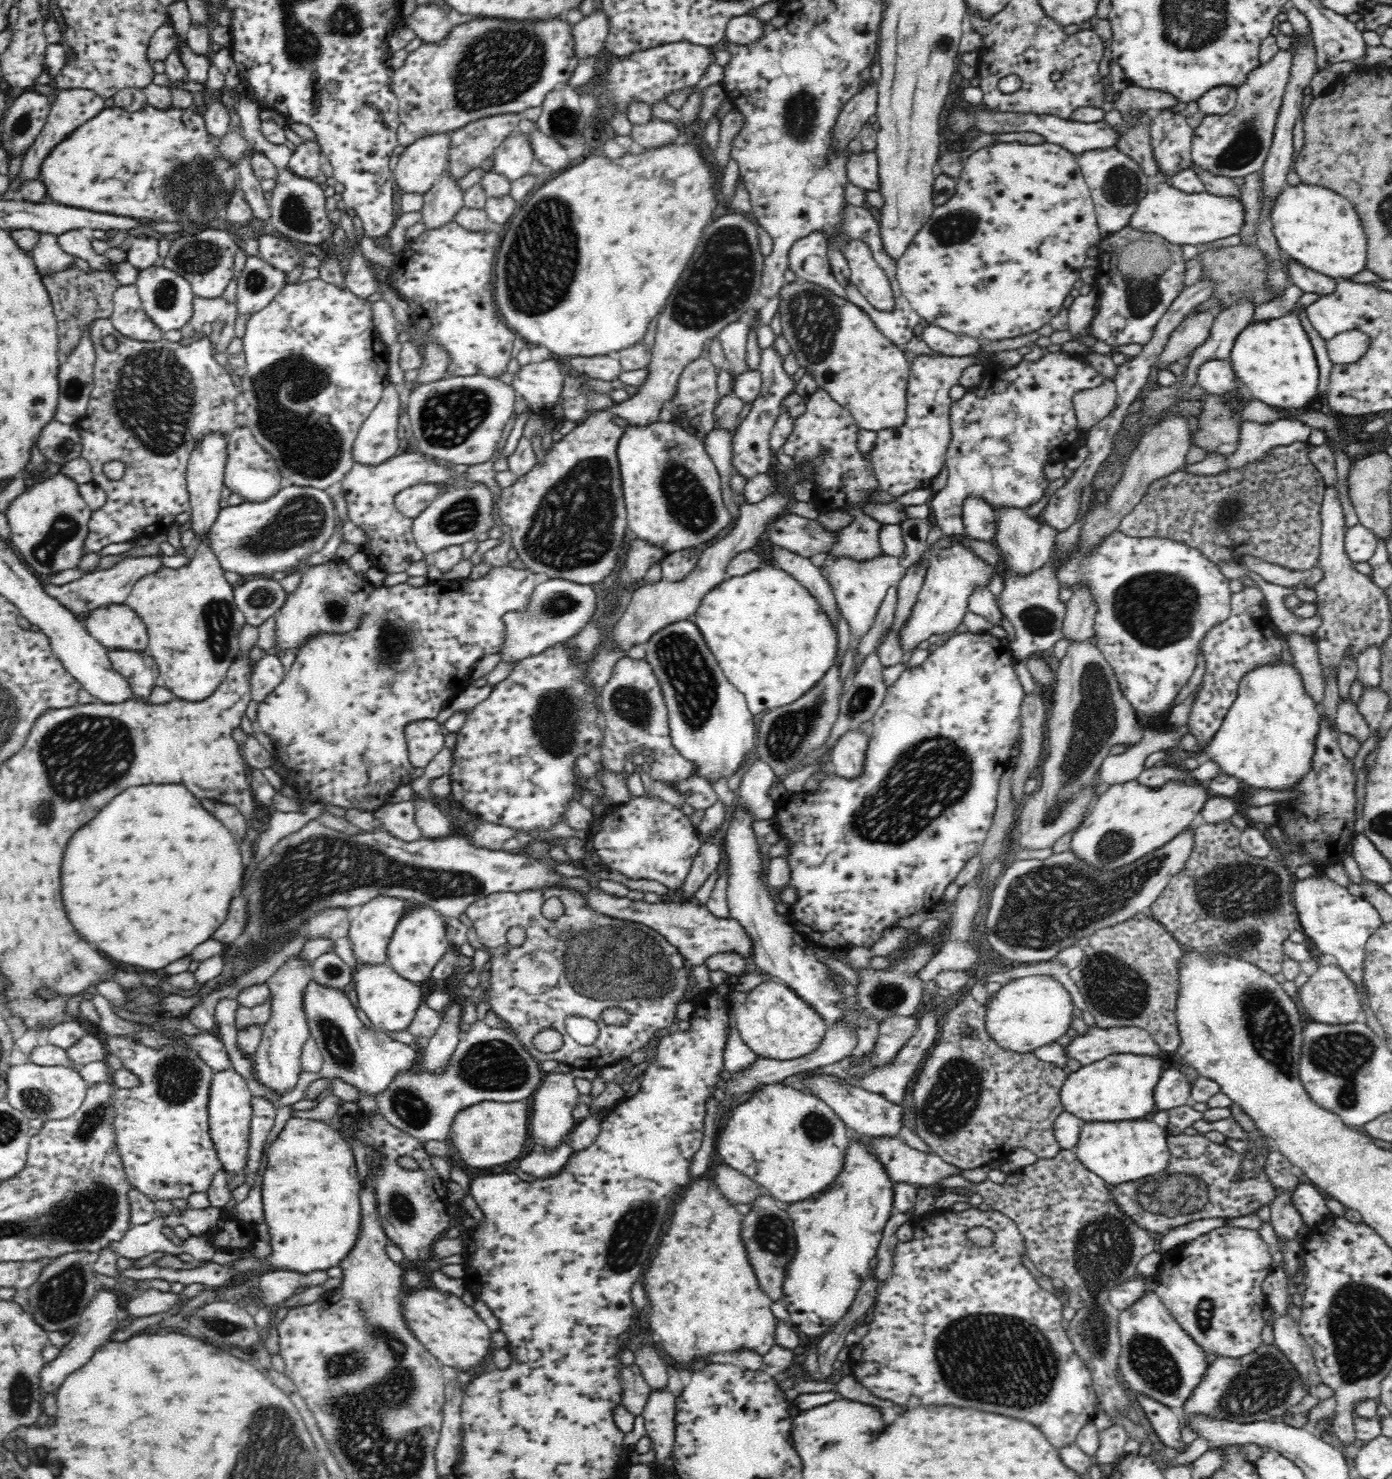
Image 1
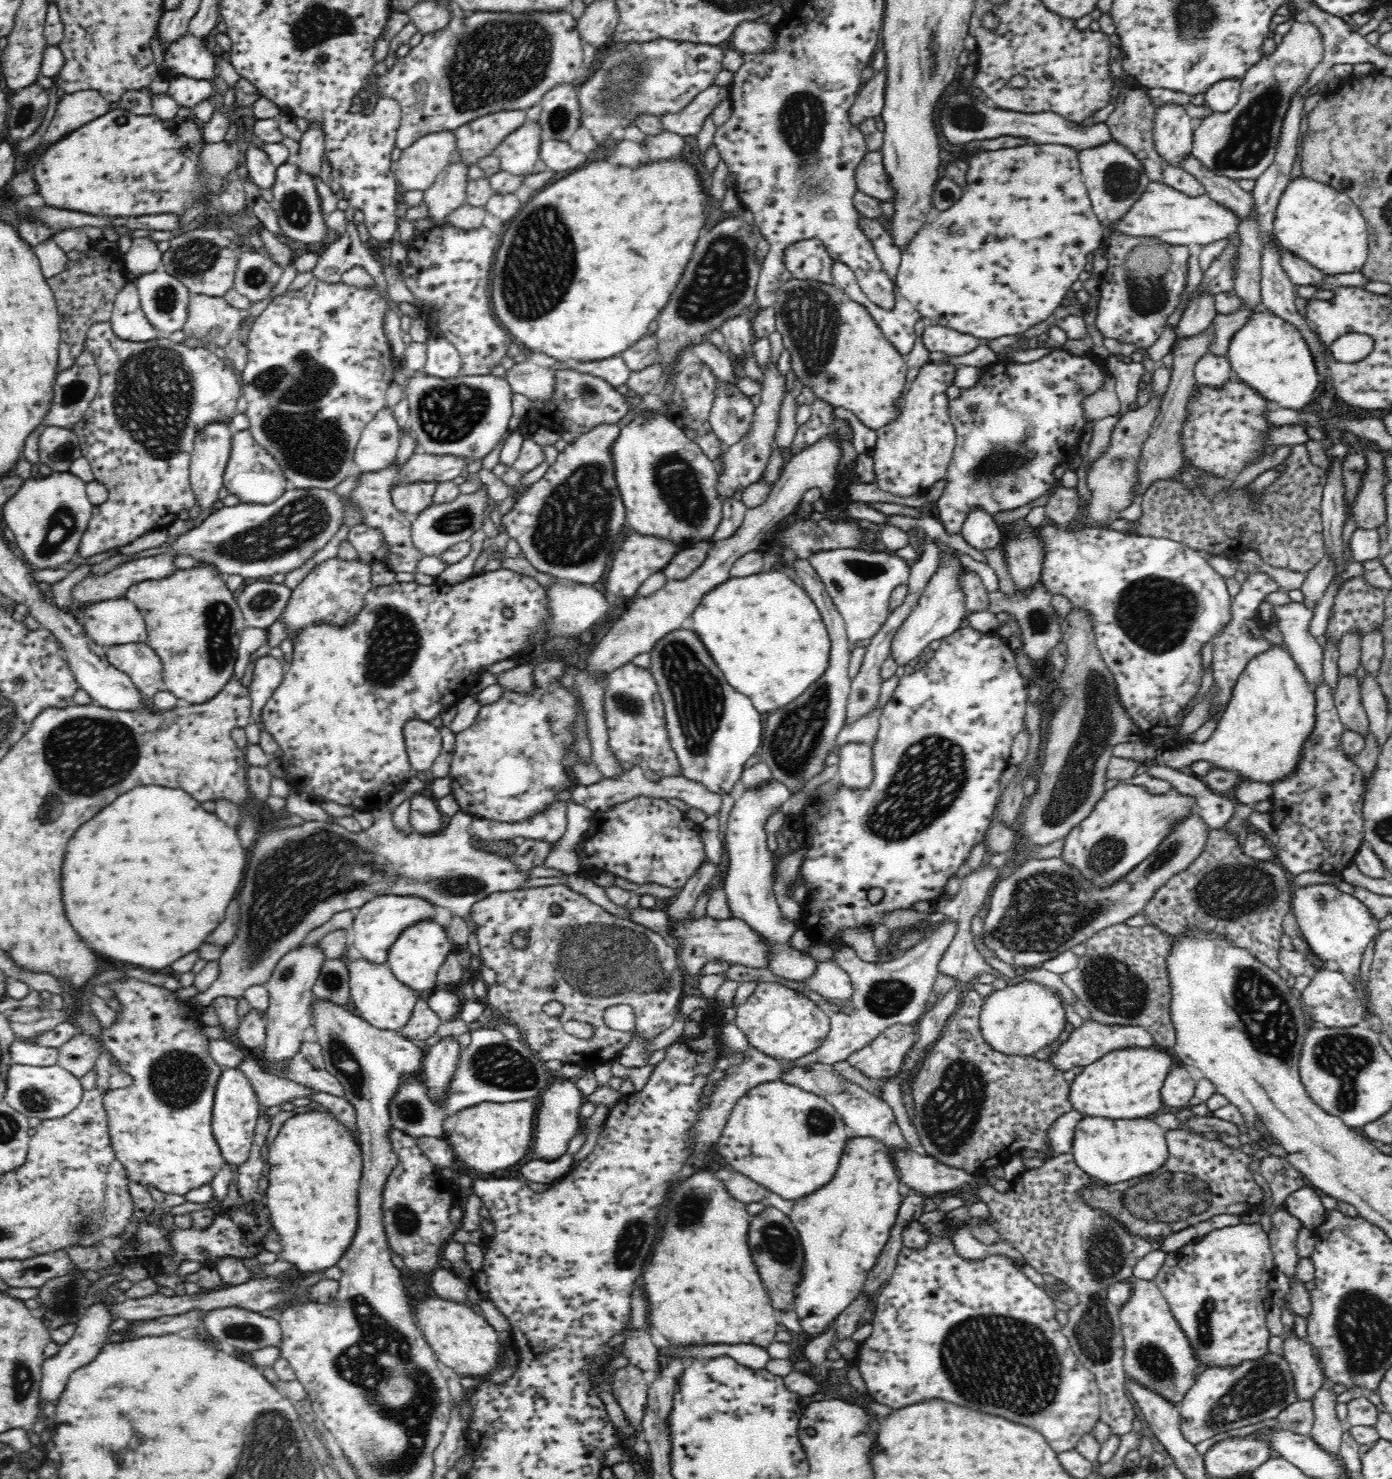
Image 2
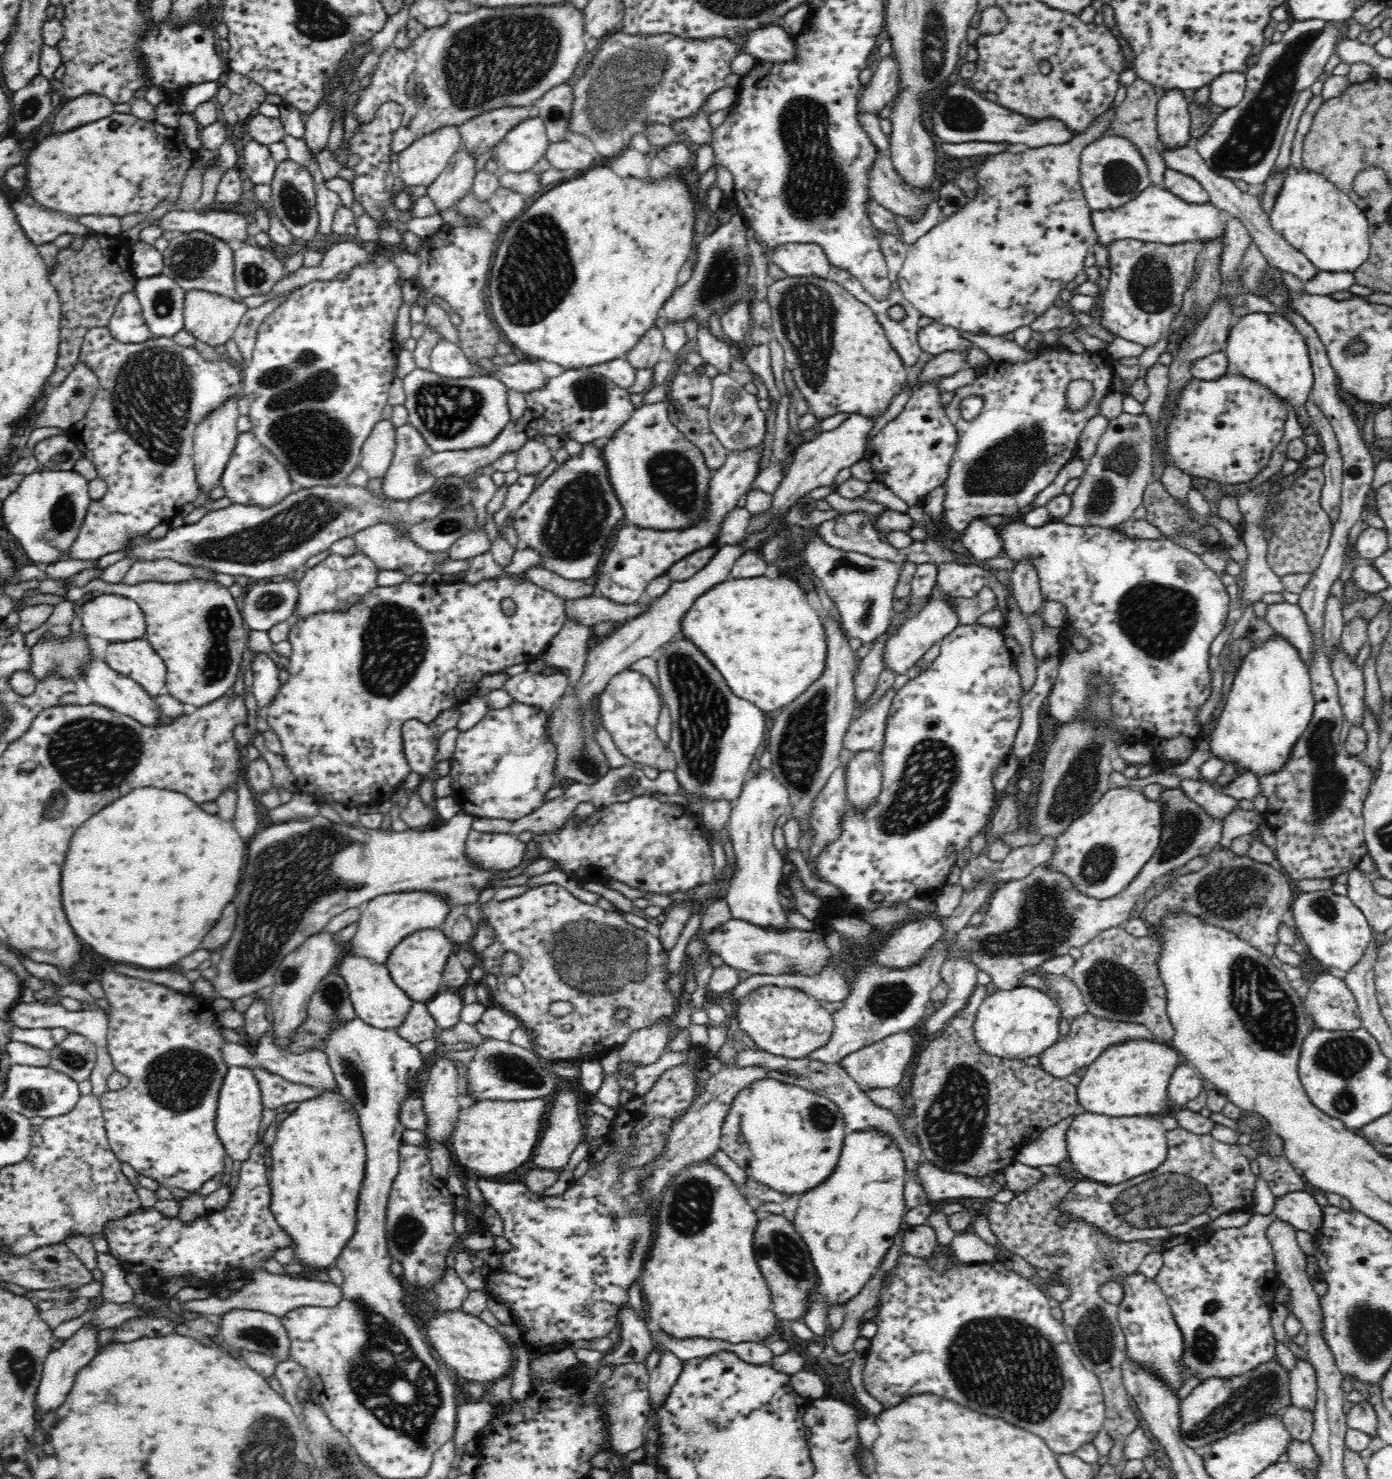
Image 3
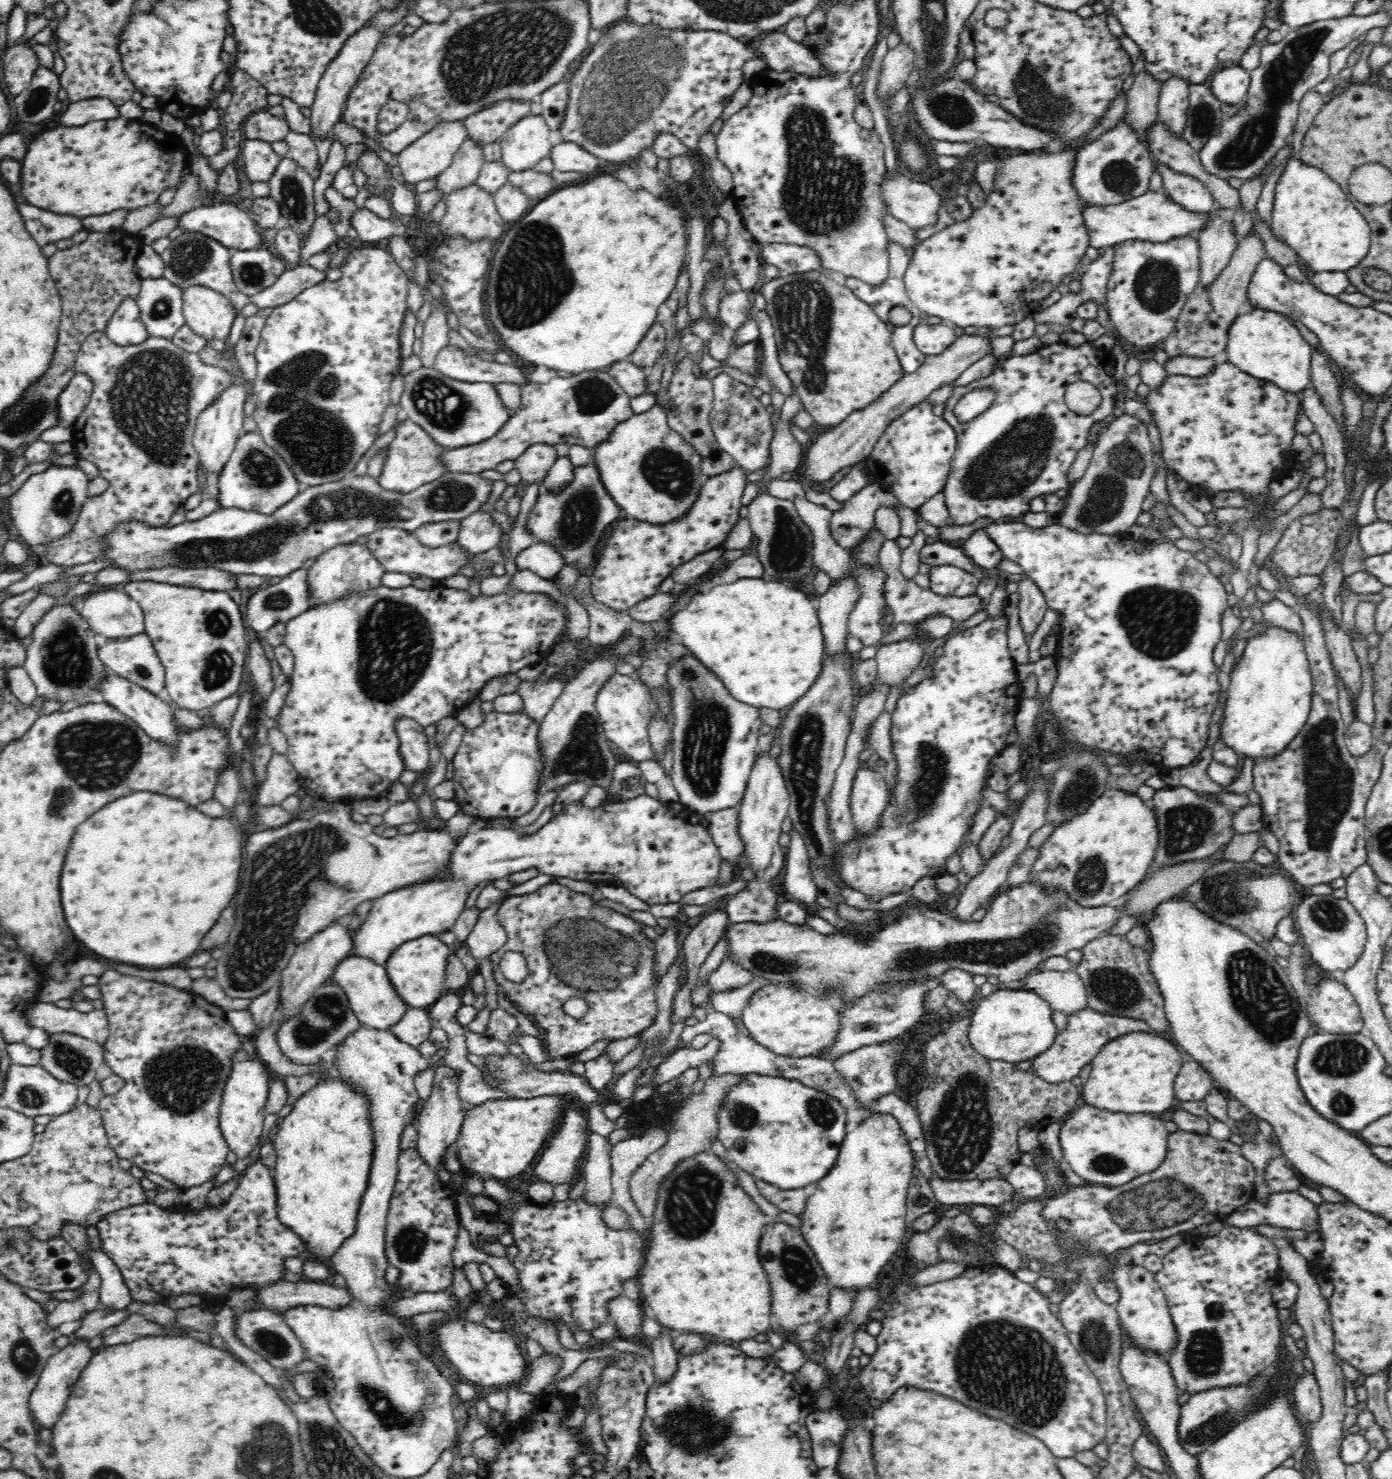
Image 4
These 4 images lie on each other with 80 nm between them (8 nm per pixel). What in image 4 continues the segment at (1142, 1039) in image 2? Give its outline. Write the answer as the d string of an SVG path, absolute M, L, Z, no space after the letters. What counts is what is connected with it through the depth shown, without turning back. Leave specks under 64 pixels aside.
M1084 1008L1076 1014L1070 1014L1067 1022L1067 1028L1056 1034L1052 1046L1031 1060L1031 1070L1036 1072L1036 1075L1044 1077L1044 1080L1052 1081L1052 1083L1070 1081L1078 1076L1080 1070L1086 1064L1090 1064L1108 1042L1116 1040L1120 1036L1132 1034L1132 1032L1152 1032L1148 1024L1141 1022L1141 1020L1100 1014L1089 1008Z

